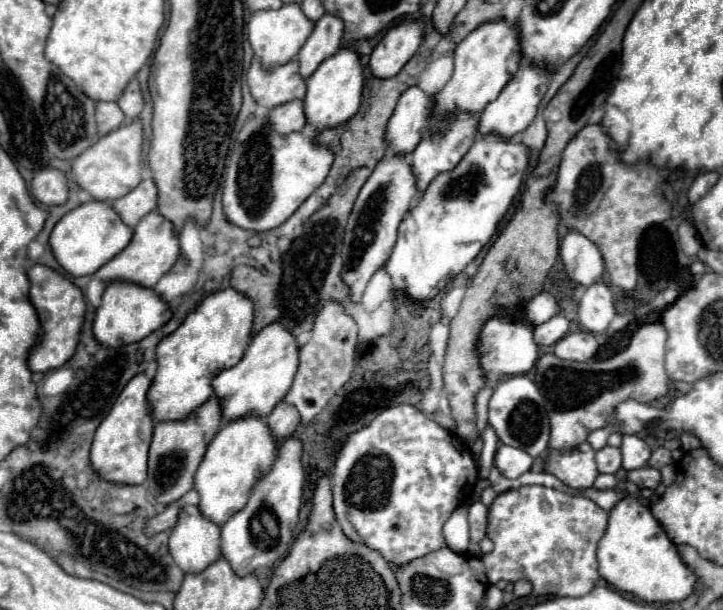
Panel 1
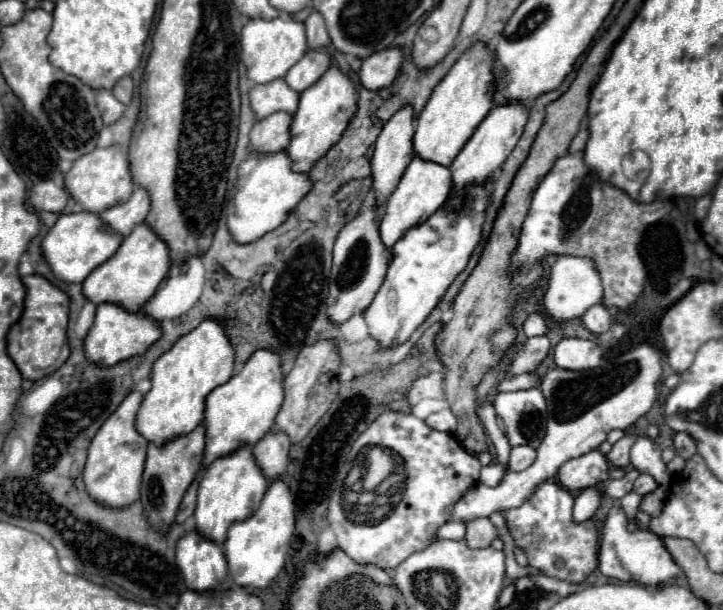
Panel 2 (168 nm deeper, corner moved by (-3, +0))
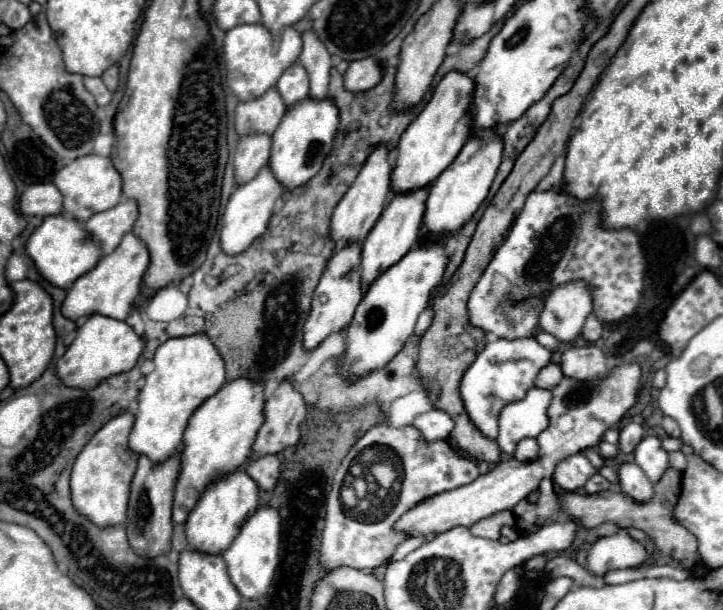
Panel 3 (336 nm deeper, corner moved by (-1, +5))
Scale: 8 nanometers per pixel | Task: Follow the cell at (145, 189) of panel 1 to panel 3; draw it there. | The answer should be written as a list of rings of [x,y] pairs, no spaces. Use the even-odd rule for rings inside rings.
[[[124,198],[114,208],[94,214],[90,220],[84,222],[84,226],[102,244],[102,254],[108,254],[120,244],[122,236],[132,230],[136,216],[138,216],[136,200]]]

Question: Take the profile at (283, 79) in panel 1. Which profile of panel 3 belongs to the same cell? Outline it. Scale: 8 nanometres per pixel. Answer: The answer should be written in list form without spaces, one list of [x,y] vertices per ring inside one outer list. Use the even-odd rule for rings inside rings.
[[[276,88],[266,94],[240,102],[236,106],[236,132],[238,136],[248,136],[252,132],[272,134],[286,112],[286,102]]]

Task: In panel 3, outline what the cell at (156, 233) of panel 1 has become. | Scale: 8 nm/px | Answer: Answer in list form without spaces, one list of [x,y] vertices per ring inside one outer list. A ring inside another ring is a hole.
[[[128,232],[114,252],[102,256],[102,260],[96,264],[94,270],[86,272],[72,284],[62,304],[62,314],[70,320],[80,320],[92,314],[104,314],[116,320],[126,320],[134,310],[136,298],[142,294],[144,274],[148,266],[150,266],[148,246],[136,234]]]

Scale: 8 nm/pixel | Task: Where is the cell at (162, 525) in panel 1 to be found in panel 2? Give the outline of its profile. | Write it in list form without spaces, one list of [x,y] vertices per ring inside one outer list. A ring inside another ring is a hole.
[[[258,351],[254,353],[242,367],[240,371],[224,385],[216,387],[208,397],[206,397],[206,409],[204,409],[204,427],[206,427],[206,449],[204,449],[204,461],[198,471],[196,481],[188,487],[180,511],[176,515],[176,523],[184,523],[196,507],[196,489],[198,489],[198,479],[202,475],[202,469],[214,461],[214,457],[222,457],[222,453],[230,453],[230,449],[238,449],[238,445],[250,445],[254,447],[274,425],[276,413],[282,405],[284,399],[284,389],[282,389],[282,369],[280,369],[280,359],[274,351]]]

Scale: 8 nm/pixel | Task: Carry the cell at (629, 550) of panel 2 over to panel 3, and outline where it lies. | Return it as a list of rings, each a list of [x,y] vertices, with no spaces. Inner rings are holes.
[[[618,528],[616,534],[602,536],[592,544],[588,552],[586,570],[590,574],[602,576],[608,570],[638,568],[648,560],[650,560],[650,554],[644,548],[644,544],[634,540],[624,528]]]

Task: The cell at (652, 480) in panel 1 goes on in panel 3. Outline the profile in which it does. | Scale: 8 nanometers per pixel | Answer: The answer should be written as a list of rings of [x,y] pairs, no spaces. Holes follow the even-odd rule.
[[[622,464],[618,470],[618,478],[622,492],[632,496],[636,502],[648,502],[652,498],[654,486],[636,464]]]

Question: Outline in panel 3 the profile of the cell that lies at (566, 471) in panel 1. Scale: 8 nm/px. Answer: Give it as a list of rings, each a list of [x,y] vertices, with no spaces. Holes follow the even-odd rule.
[[[572,454],[556,466],[552,480],[562,490],[574,492],[574,490],[582,488],[594,472],[596,472],[596,468],[590,464],[590,460],[584,454]]]

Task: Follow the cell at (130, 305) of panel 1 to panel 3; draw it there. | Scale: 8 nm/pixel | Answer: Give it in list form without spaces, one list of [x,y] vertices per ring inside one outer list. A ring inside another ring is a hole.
[[[92,314],[78,328],[76,340],[70,344],[66,354],[58,360],[58,378],[74,388],[92,388],[100,380],[126,372],[136,366],[136,360],[144,348],[144,338],[122,320],[114,320],[102,314]]]

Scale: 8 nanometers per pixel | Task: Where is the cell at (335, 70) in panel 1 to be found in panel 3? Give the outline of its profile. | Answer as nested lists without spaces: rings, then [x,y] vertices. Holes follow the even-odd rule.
[[[304,98],[290,106],[272,134],[272,156],[270,156],[270,168],[280,180],[284,188],[296,188],[306,184],[312,176],[318,174],[324,158],[332,150],[332,140],[338,130],[338,106],[332,98]]]

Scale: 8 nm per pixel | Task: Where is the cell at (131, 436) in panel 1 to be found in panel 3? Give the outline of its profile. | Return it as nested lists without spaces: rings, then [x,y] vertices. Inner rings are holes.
[[[130,410],[120,412],[104,428],[100,428],[92,440],[84,446],[78,454],[70,488],[72,488],[72,504],[82,516],[88,516],[94,524],[122,524],[128,512],[128,496],[130,496],[130,482],[136,472],[138,456],[128,448],[128,434],[134,424],[134,414]]]

